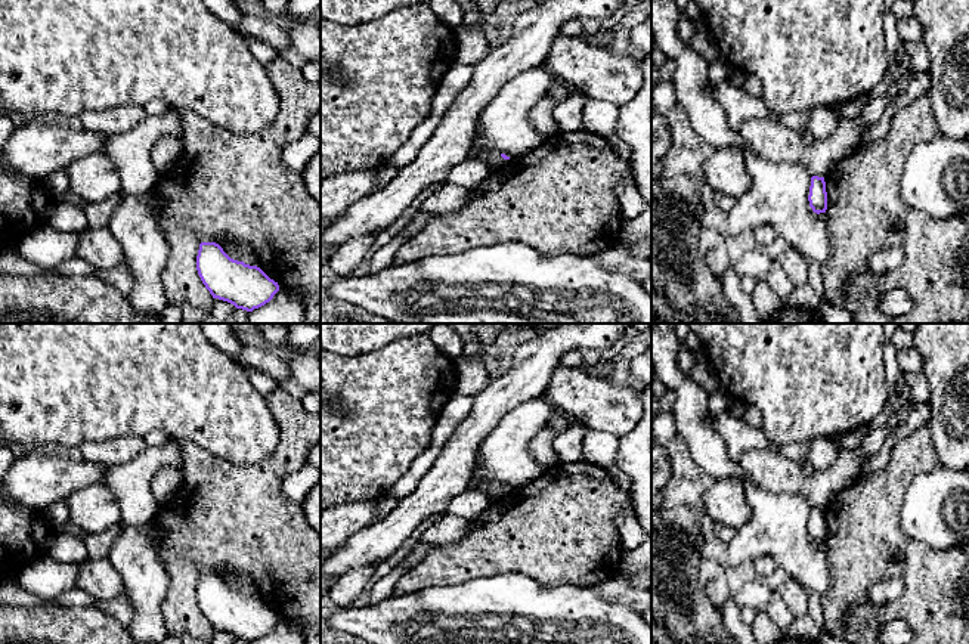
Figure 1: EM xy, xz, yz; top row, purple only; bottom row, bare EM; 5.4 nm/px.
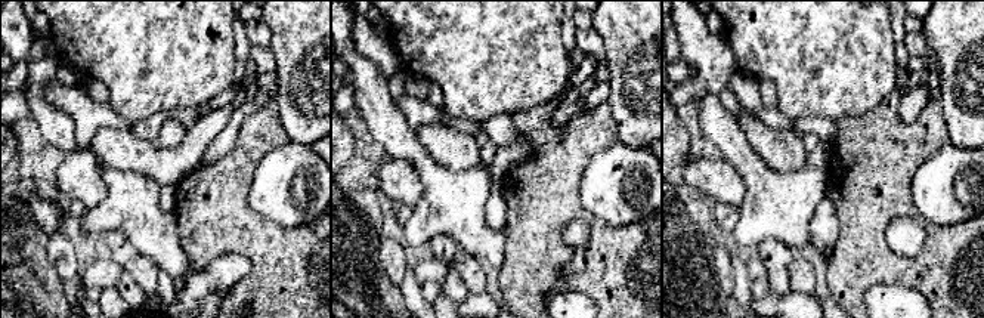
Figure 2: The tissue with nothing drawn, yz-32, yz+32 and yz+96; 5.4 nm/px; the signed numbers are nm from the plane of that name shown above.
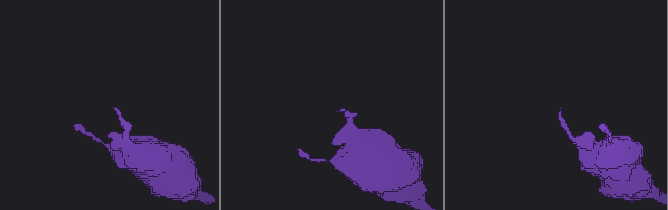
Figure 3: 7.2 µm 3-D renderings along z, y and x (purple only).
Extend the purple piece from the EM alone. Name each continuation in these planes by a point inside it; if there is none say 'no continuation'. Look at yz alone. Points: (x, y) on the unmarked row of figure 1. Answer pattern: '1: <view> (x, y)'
no continuation

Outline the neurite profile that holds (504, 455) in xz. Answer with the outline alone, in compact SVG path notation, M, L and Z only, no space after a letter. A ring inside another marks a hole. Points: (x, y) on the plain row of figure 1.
M545 397L521 402L508 412L479 448L483 477L510 489L536 480L542 471L529 452L529 443L557 414L563 412Z

